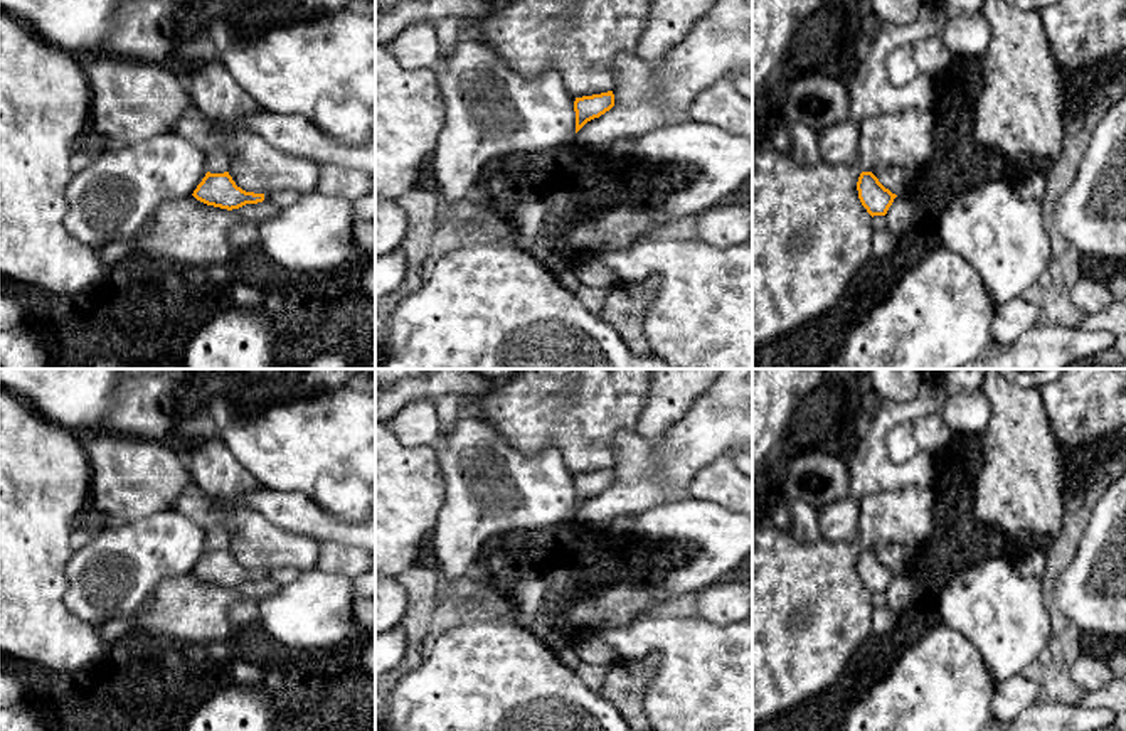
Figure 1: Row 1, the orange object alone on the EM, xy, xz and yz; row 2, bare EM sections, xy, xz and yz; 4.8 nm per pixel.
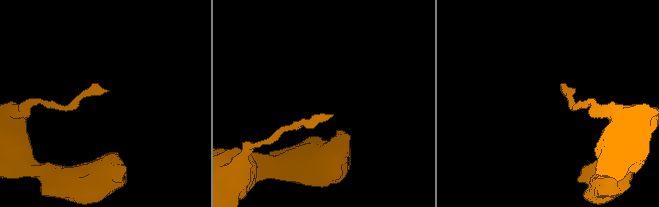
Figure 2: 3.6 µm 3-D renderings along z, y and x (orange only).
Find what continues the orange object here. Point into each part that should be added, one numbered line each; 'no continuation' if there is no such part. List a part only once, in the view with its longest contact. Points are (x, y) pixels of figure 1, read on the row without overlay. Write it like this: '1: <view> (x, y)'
no continuation

